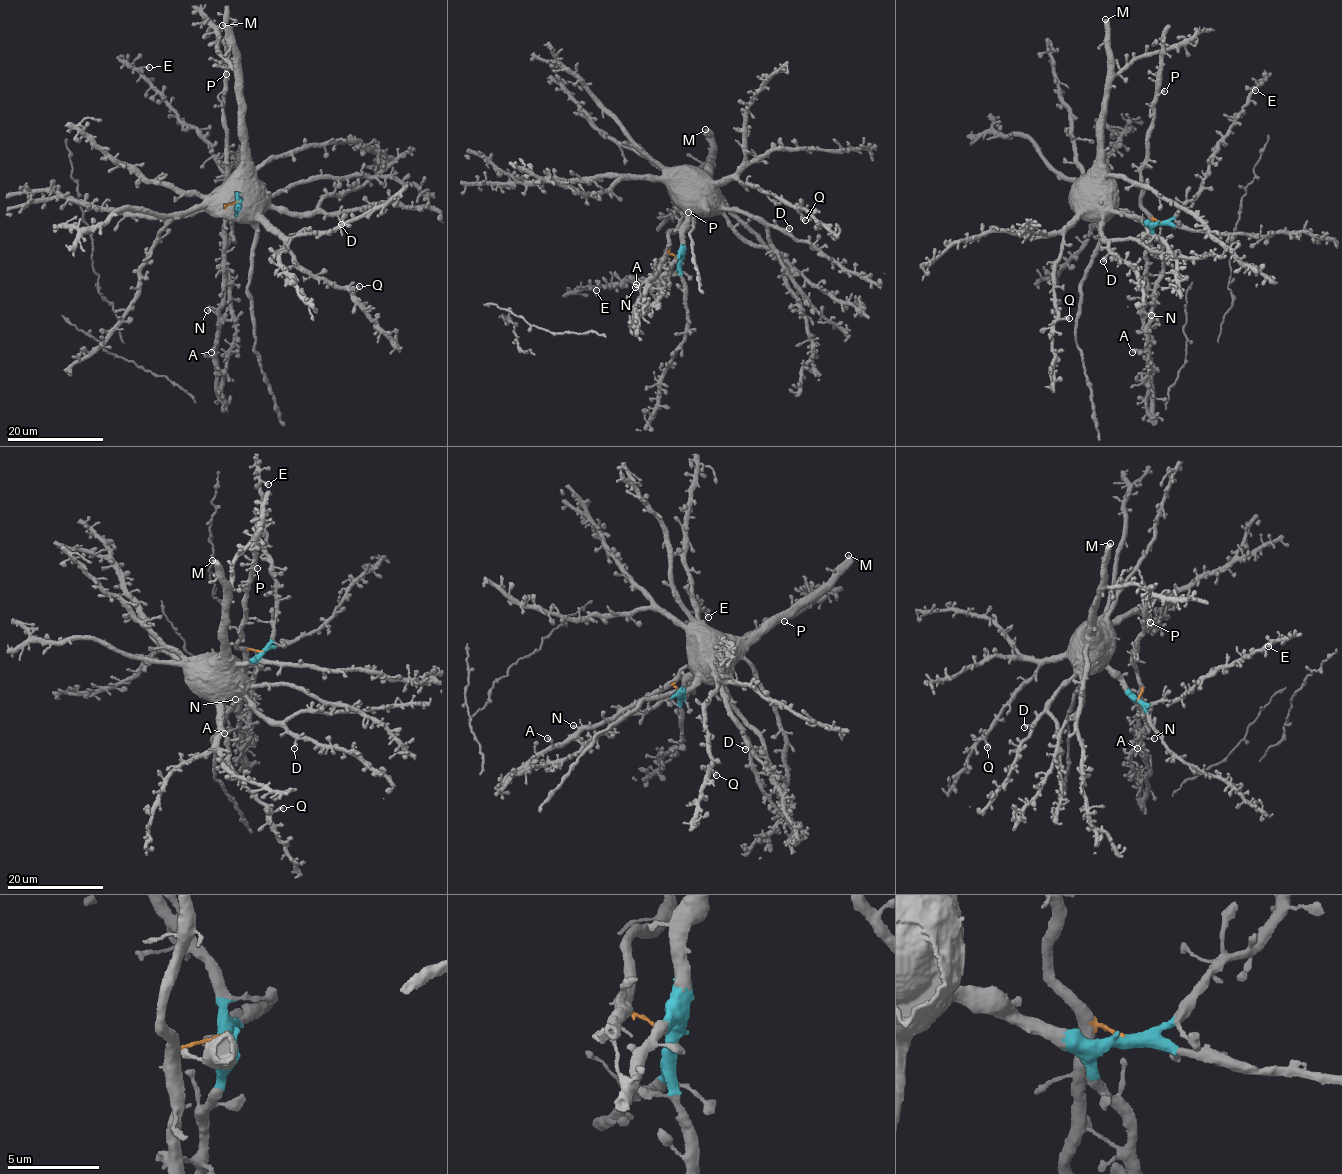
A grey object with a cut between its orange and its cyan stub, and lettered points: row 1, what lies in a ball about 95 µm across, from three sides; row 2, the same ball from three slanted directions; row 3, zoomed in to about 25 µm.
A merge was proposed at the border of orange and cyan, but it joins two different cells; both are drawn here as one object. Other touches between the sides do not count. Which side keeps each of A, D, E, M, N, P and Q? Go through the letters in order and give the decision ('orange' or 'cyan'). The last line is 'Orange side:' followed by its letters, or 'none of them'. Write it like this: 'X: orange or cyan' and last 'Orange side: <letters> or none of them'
A: orange
D: cyan
E: cyan
M: cyan
N: orange
P: orange
Q: cyan
Orange side: A, N, P

